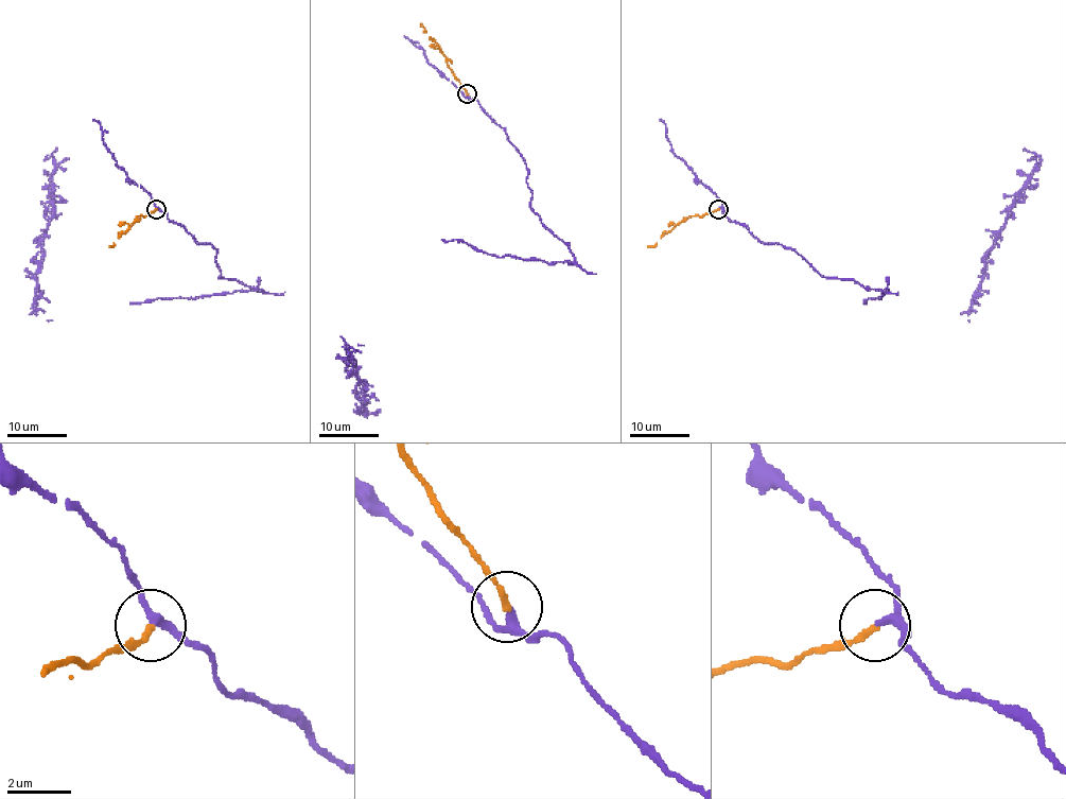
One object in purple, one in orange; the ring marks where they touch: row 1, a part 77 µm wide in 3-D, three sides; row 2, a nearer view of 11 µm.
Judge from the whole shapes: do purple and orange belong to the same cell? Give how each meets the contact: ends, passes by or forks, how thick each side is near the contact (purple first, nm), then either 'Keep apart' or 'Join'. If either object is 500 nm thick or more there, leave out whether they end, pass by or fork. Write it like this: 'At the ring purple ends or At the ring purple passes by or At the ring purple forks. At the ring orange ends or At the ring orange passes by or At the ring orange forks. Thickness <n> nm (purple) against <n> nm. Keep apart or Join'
At the ring purple passes by. At the ring orange ends. Thickness 200 nm (purple) against 190 nm. Join

